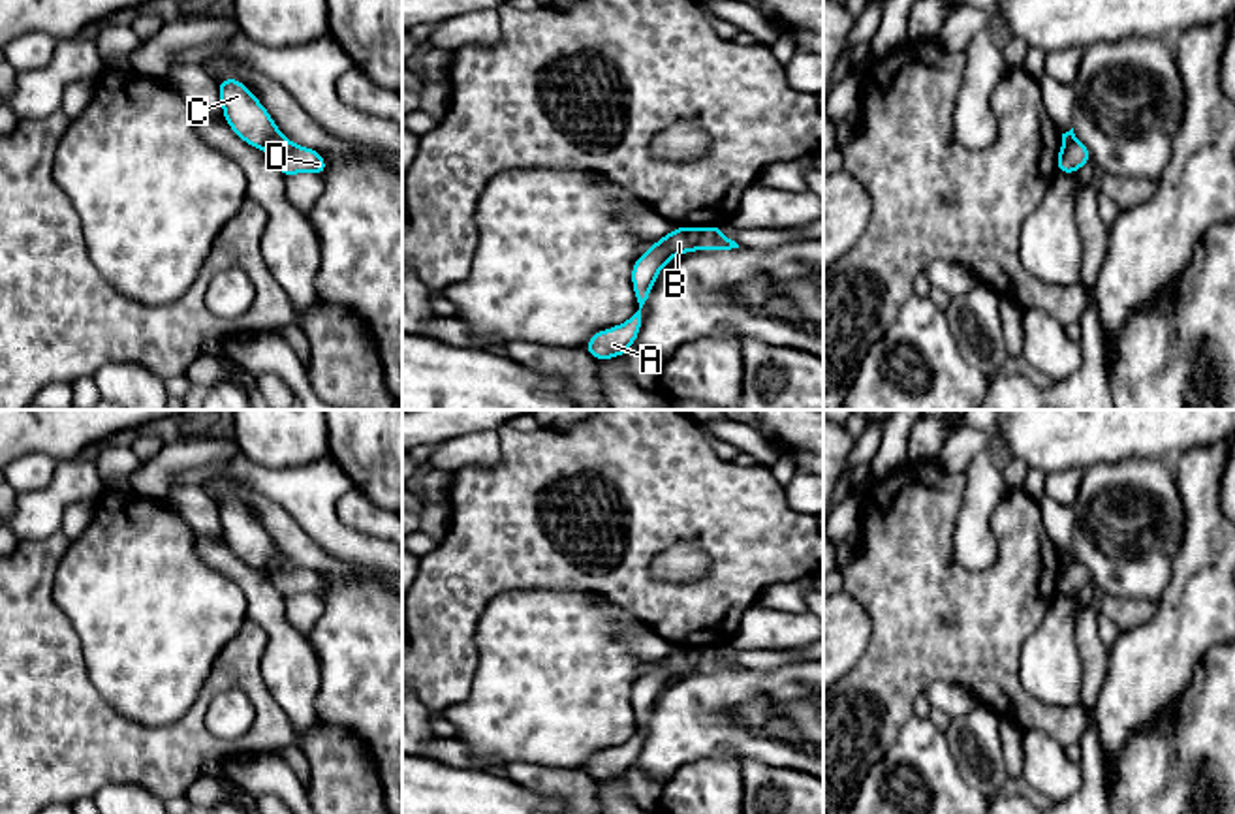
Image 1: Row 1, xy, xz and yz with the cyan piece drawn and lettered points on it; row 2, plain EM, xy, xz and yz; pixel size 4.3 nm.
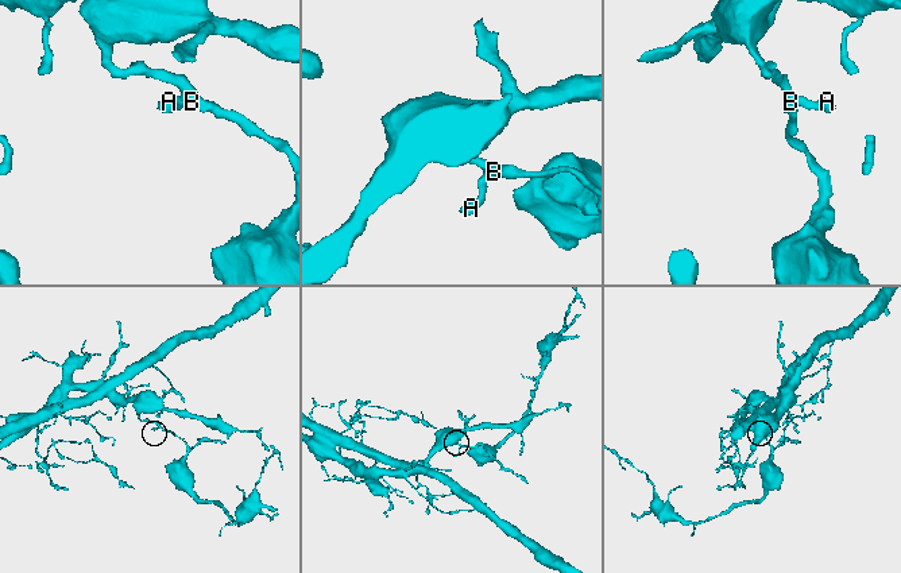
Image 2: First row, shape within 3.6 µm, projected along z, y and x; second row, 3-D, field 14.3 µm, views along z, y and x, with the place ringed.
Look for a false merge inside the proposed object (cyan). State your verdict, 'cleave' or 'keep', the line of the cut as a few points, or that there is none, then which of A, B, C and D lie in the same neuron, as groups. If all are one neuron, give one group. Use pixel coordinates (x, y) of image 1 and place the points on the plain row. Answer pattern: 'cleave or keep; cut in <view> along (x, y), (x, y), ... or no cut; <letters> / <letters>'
cleave; cut in xz along (700, 649), (700, 660), (694, 668); A B C / D

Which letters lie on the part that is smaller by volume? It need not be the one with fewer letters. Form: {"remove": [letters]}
{"remove": ["D"]}

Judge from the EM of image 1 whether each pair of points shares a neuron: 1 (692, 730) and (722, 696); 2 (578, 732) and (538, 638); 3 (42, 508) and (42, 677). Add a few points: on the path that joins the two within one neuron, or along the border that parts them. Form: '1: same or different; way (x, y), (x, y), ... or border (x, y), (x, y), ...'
1: same; way (700, 722), (719, 704)
2: same; way (557, 709), (553, 664), (549, 660)
3: different; border (59, 529), (44, 538), (19, 540)

